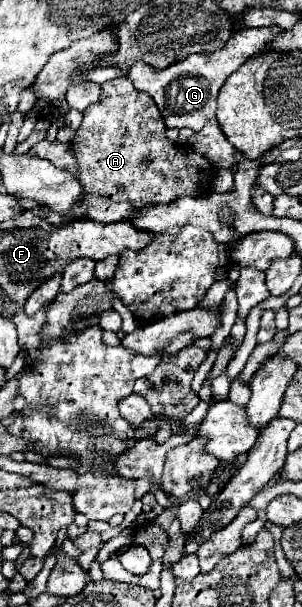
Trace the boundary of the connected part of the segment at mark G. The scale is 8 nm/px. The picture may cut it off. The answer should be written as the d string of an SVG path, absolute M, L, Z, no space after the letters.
M268 26L268 28L242 28L232 34L232 38L224 44L222 50L216 50L214 54L192 54L182 62L176 62L164 70L152 70L148 64L136 62L130 72L128 80L136 86L136 90L148 92L166 124L166 128L192 128L200 130L208 120L214 118L216 114L216 96L222 88L222 84L228 80L228 76L246 62L246 58L262 54L264 46L272 40L274 34L282 32L278 26Z

